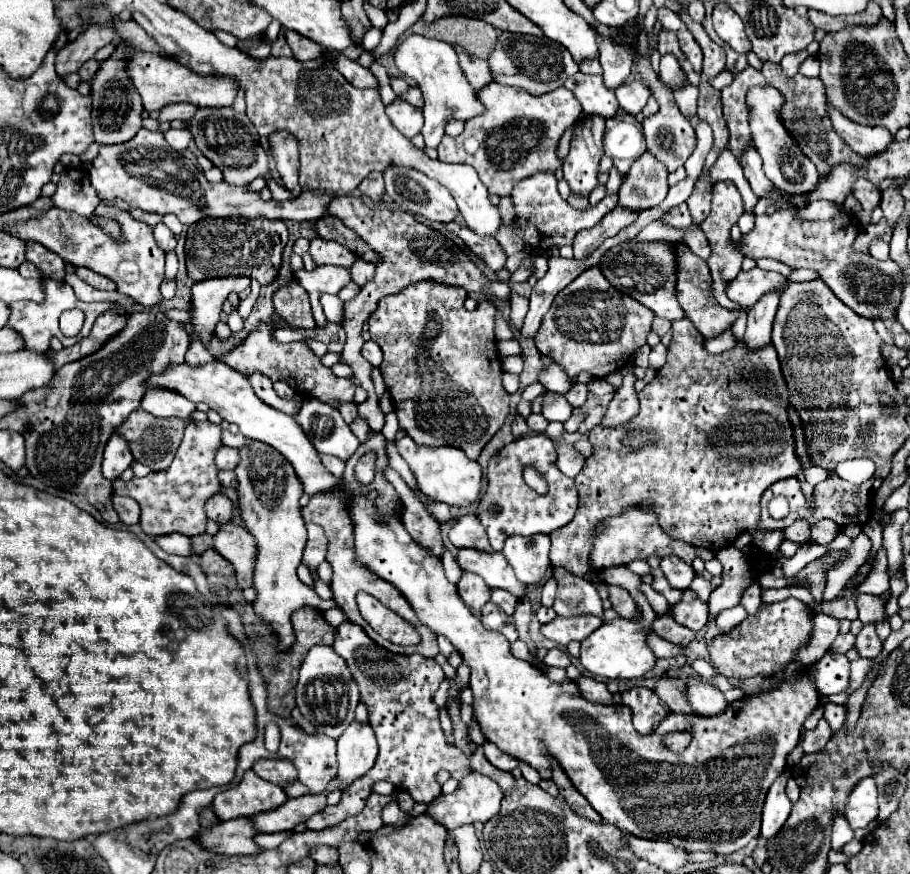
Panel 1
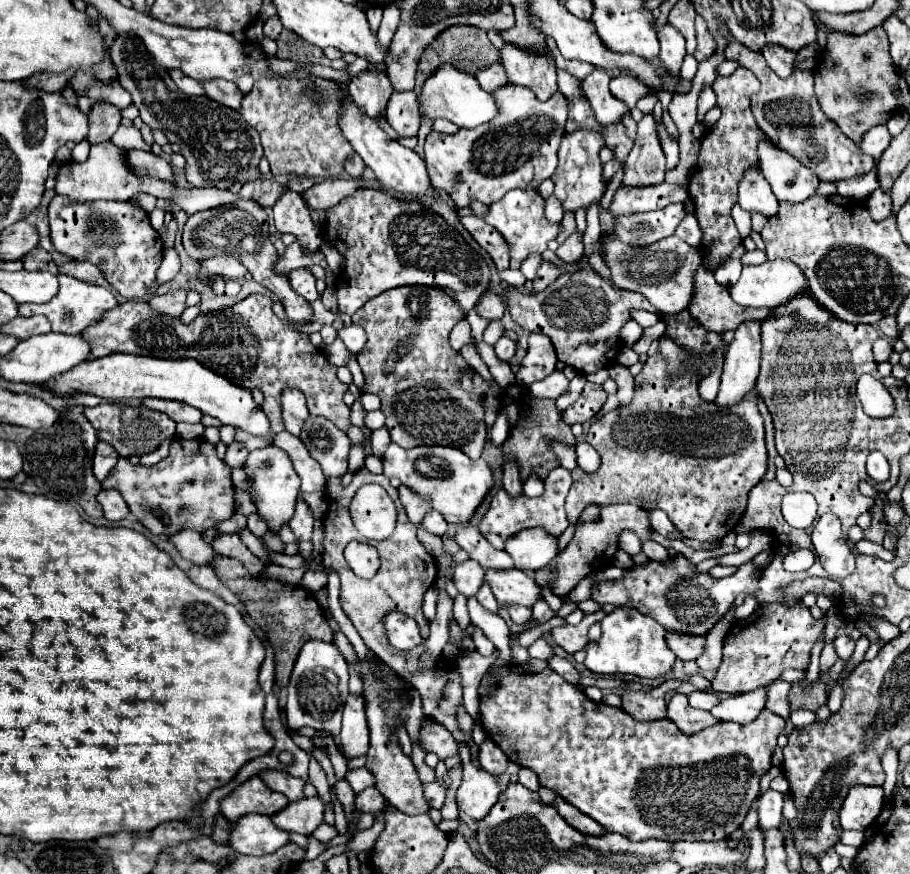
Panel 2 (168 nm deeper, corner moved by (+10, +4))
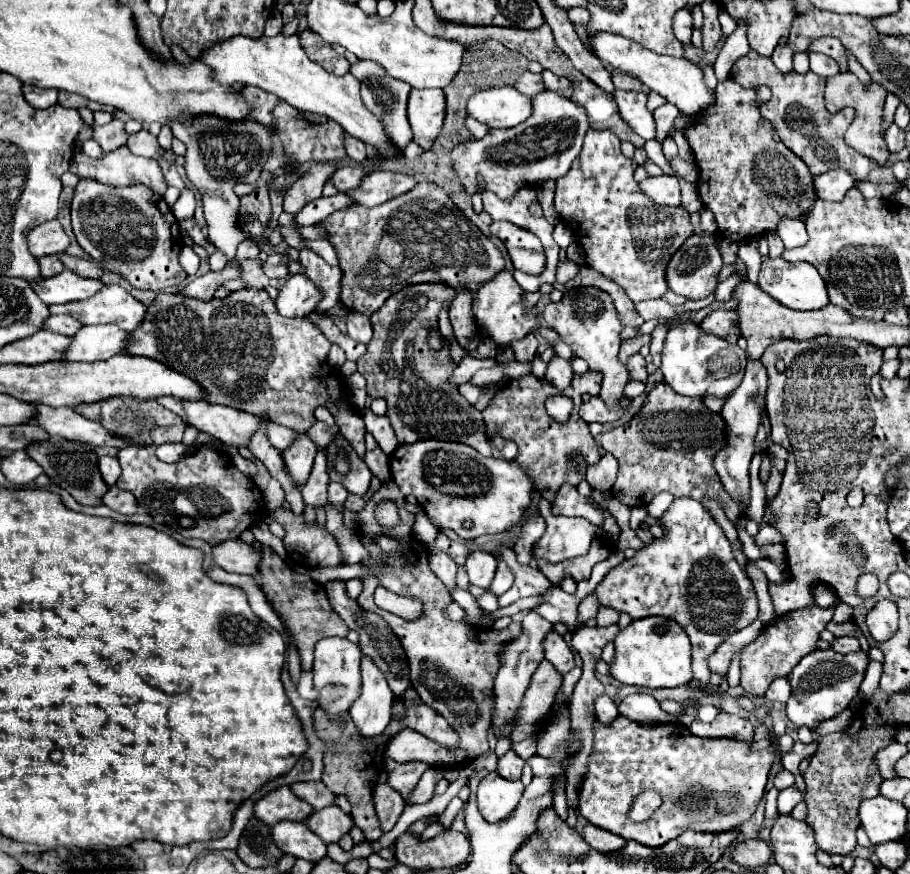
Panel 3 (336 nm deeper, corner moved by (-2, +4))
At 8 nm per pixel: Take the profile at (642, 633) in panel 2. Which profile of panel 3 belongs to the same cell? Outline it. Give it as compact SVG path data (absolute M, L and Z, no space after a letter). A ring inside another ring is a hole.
M642 617L634 619L628 627L620 629L614 639L616 653L608 665L610 675L626 685L644 685L650 689L678 687L692 681L690 667L690 641L684 629L672 619L664 617Z

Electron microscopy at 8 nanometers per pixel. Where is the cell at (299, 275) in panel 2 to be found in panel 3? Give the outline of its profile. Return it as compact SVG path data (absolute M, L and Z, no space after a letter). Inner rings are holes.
M306 275L288 277L276 299L276 309L284 317L306 317L322 299L322 289Z

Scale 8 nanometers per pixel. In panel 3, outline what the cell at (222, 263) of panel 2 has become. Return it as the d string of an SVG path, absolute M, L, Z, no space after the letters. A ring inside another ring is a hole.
M246 239L246 241L242 241L242 243L238 245L236 259L238 259L238 261L242 261L242 259L256 259L258 253L260 253L260 249L258 249L256 245L252 245L252 241Z

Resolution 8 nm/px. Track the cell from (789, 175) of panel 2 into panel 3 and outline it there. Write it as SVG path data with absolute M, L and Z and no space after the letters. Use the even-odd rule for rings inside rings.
M832 169L826 173L814 175L812 179L814 179L812 183L814 183L816 197L824 201L842 201L844 193L854 185L854 179L842 169Z

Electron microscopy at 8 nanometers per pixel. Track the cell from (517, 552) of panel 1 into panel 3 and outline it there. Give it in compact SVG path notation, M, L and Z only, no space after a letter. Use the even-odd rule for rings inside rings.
M544 497L538 501L538 511L546 521L544 535L534 543L532 557L560 563L588 553L592 539L602 535L602 529L582 517L555 516Z

